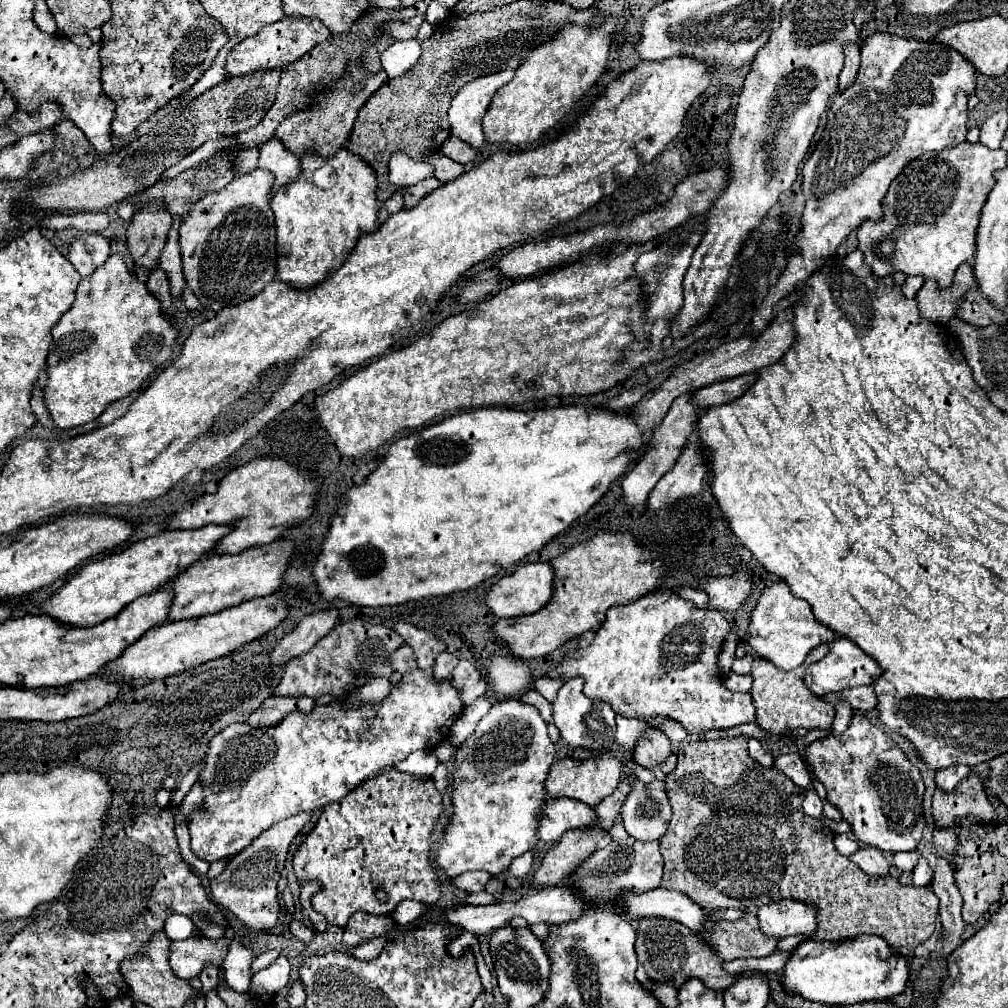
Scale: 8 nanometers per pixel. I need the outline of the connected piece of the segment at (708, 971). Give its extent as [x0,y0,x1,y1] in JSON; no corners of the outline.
[635,918,735,990]

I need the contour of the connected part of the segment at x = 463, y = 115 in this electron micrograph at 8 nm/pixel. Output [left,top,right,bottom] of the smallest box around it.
[449,70,513,148]

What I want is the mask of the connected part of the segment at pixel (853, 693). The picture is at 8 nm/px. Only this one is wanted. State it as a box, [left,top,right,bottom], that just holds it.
[823,686,877,712]

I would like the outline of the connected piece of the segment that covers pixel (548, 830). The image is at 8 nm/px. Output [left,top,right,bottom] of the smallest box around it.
[539,798,601,842]

